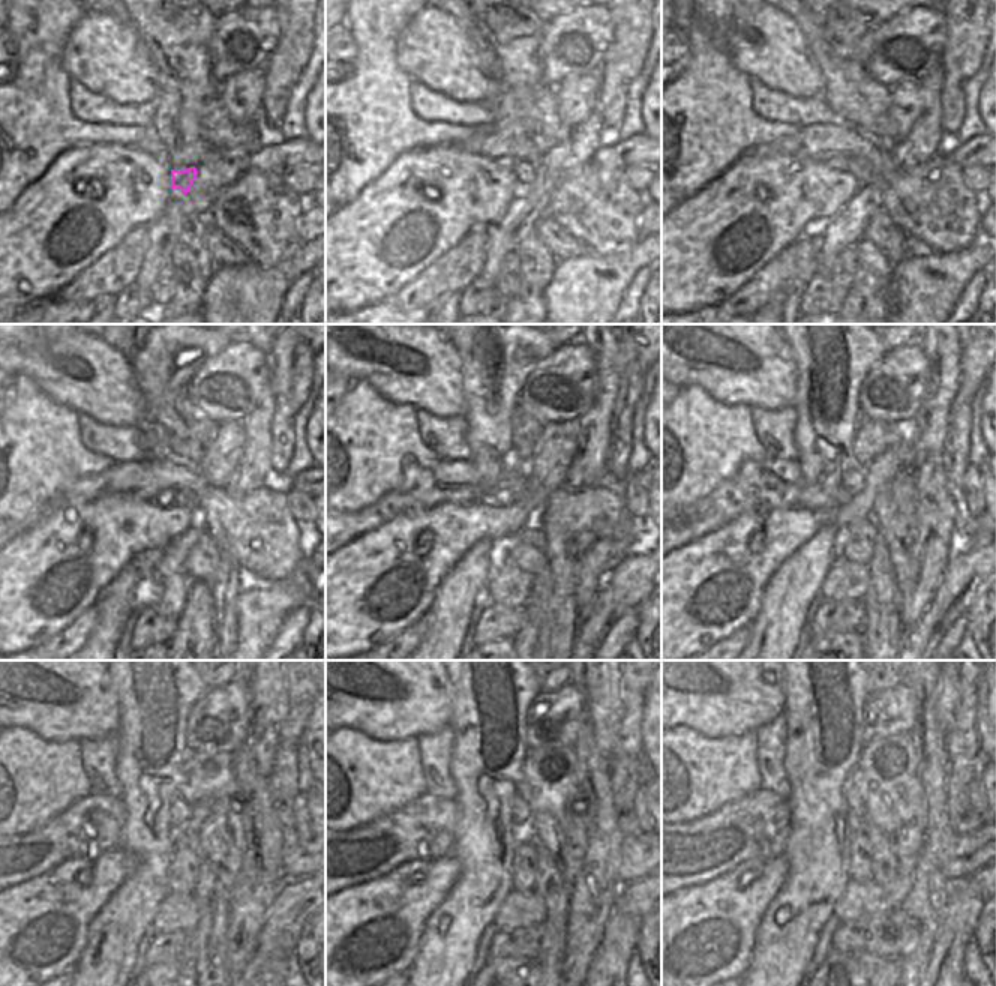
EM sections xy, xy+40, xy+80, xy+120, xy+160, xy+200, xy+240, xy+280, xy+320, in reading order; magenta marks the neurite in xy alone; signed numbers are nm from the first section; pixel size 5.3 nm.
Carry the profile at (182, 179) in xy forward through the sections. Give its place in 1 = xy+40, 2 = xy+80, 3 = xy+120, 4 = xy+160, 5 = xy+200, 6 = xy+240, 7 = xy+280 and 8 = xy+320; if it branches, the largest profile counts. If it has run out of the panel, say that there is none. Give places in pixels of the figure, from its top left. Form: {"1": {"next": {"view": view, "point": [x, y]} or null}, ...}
{"1": {"next": {"view": "xy+40", "point": [524, 173]}}, "2": {"next": {"view": "xy+80", "point": [860, 167]}}, "3": {"next": {"view": "xy+120", "point": [183, 499]}}, "4": {"next": {"view": "xy+160", "point": [518, 485]}}, "5": {"next": {"view": "xy+200", "point": [852, 480]}}, "6": {"next": {"view": "xy+240", "point": [180, 811]}}, "7": {"next": {"view": "xy+280", "point": [519, 811]}}, "8": {"next": {"view": "xy+320", "point": [851, 794]}}}

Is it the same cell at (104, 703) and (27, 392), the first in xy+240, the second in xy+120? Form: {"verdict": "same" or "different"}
{"verdict": "different"}

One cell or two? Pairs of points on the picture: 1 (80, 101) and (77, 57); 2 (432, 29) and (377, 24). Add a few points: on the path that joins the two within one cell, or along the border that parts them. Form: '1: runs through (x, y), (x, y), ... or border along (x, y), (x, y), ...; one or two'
1: border along (72, 78), (110, 99); two
2: border along (417, 15), (402, 30), (396, 42), (395, 60); two

